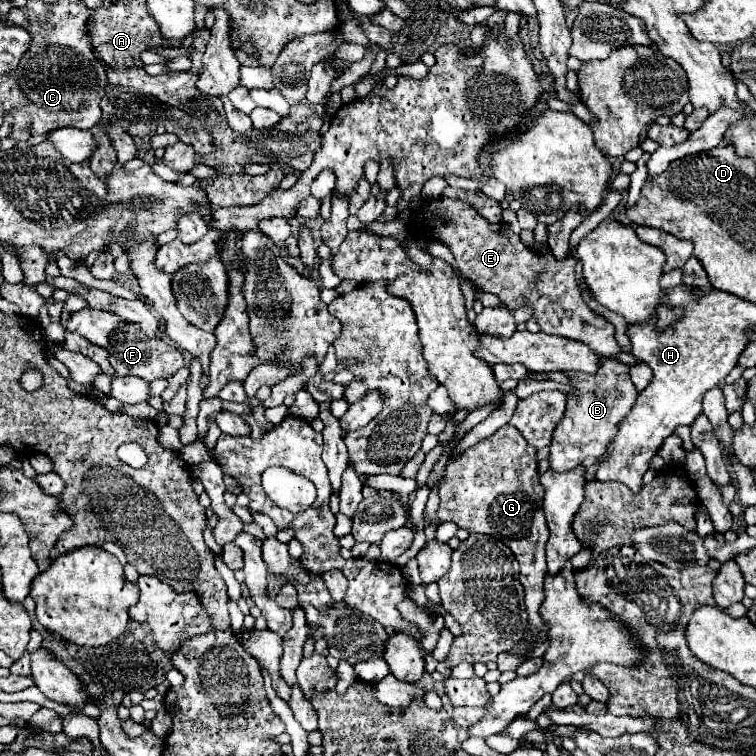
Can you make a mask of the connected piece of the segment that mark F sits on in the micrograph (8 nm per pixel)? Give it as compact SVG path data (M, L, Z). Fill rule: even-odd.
M137 322L119 324L119 328L115 328L109 334L107 352L109 352L109 362L115 370L115 376L137 376L137 378L143 378L145 382L153 382L157 378L169 378L179 368L183 368L181 350L167 344L161 338L149 338L147 334L143 334Z

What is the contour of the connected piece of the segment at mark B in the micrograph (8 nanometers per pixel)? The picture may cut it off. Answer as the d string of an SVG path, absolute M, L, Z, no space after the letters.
M599 358L599 370L595 374L565 372L571 390L567 392L567 410L555 428L548 458L549 469L557 472L579 466L585 458L601 458L607 450L609 438L617 432L617 422L631 410L637 390L629 378L629 366L615 358Z

